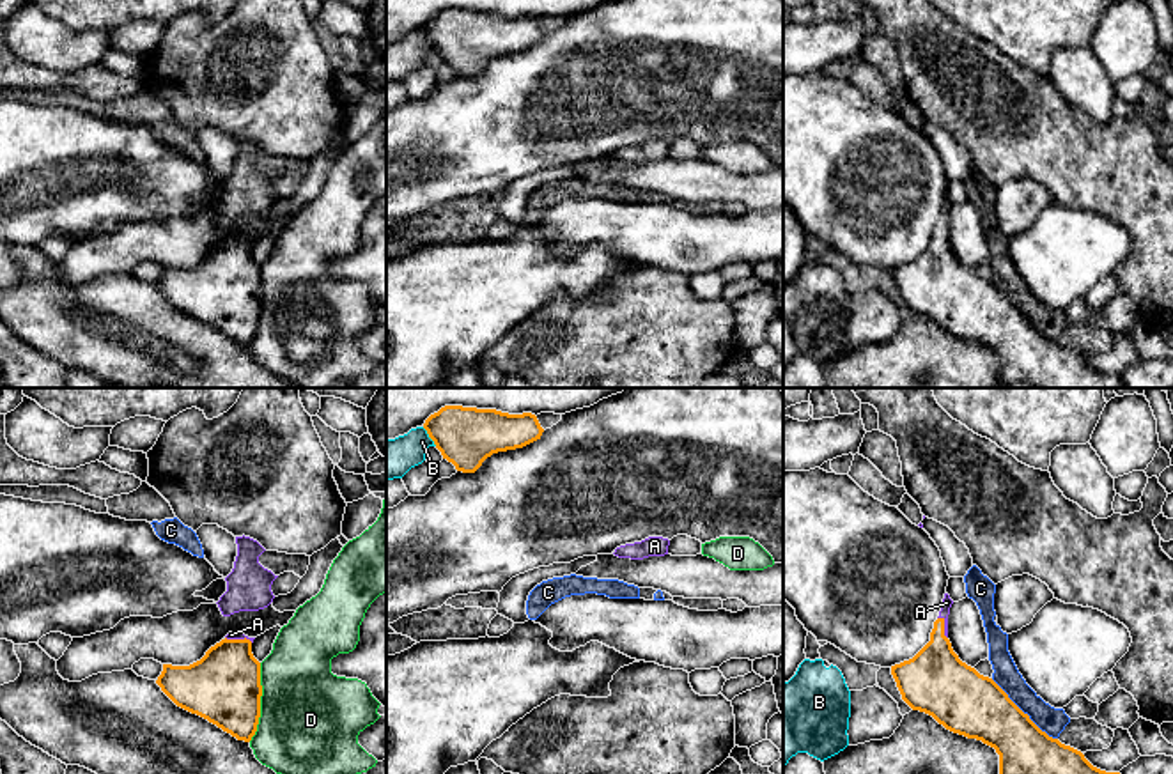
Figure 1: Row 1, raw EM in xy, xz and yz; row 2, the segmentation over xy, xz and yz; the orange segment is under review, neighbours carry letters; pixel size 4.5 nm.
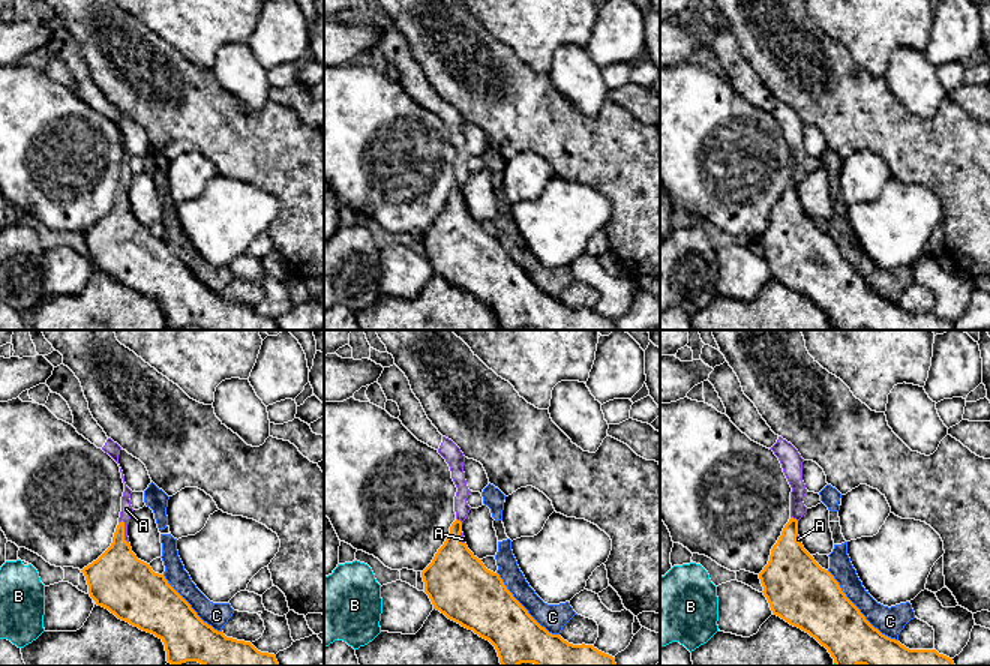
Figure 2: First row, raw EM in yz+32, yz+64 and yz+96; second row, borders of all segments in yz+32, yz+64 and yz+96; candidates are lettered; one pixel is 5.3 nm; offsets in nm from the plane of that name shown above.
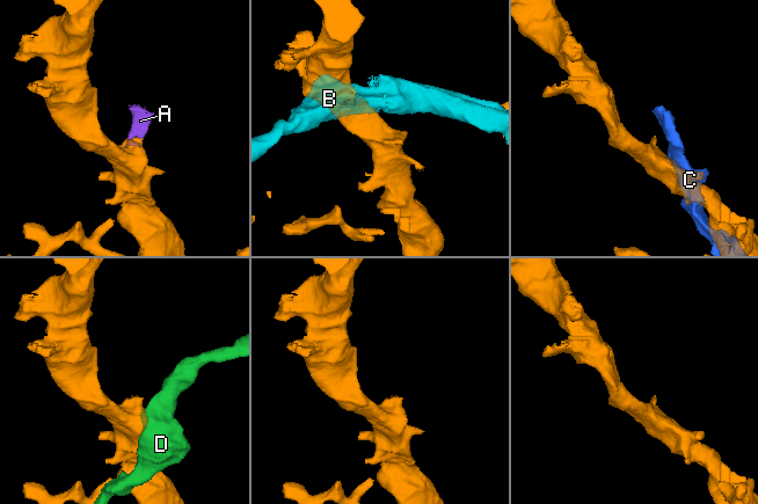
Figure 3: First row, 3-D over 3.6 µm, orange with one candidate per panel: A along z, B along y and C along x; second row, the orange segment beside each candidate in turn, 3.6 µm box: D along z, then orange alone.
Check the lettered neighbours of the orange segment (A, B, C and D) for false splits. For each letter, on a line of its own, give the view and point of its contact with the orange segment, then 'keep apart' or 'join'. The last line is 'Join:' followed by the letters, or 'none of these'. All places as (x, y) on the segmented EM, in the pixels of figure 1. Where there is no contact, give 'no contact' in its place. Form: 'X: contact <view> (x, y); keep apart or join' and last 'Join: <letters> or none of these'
A: contact yz (943, 627); join
B: contact xz (429, 436); keep apart
C: contact yz (1023, 712); keep apart
D: contact xy (259, 702); keep apart
Join: A

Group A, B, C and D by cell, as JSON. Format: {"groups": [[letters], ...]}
{"groups": [["A"], ["B"], ["C"], ["D"]]}

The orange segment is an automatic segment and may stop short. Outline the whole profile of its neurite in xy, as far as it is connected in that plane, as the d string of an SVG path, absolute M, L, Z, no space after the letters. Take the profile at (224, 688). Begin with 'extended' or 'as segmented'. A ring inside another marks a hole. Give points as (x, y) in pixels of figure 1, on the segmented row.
extended; M229 632L190 666L163 664L156 684L181 708L250 742L260 717L260 662L243 632Z

